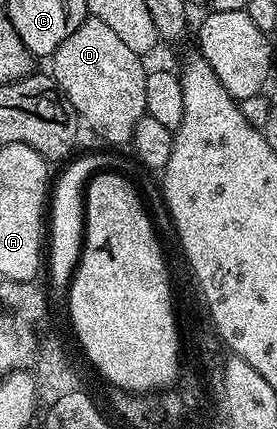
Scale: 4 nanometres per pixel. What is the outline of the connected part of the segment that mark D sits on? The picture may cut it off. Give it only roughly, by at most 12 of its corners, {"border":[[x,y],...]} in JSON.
{"border":[[86,17],[51,74],[78,116],[128,144],[146,115],[147,67]]}

